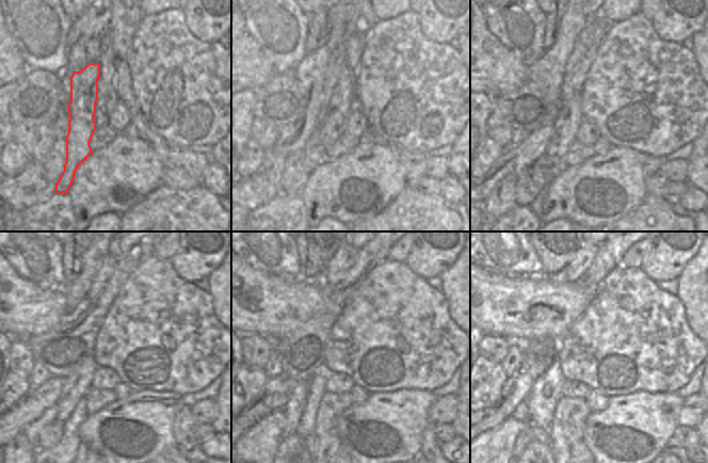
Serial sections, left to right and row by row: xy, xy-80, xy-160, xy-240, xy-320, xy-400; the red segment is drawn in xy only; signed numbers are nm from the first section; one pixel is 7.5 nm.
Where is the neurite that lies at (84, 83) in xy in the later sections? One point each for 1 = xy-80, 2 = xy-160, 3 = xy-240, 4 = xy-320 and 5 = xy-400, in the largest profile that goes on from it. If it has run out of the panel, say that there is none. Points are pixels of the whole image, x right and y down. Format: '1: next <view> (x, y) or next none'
1: next xy-80 (315, 153)
2: next xy-160 (580, 49)
3: next xy-240 (108, 265)
4: next xy-320 (344, 257)
5: next xy-400 (584, 253)

